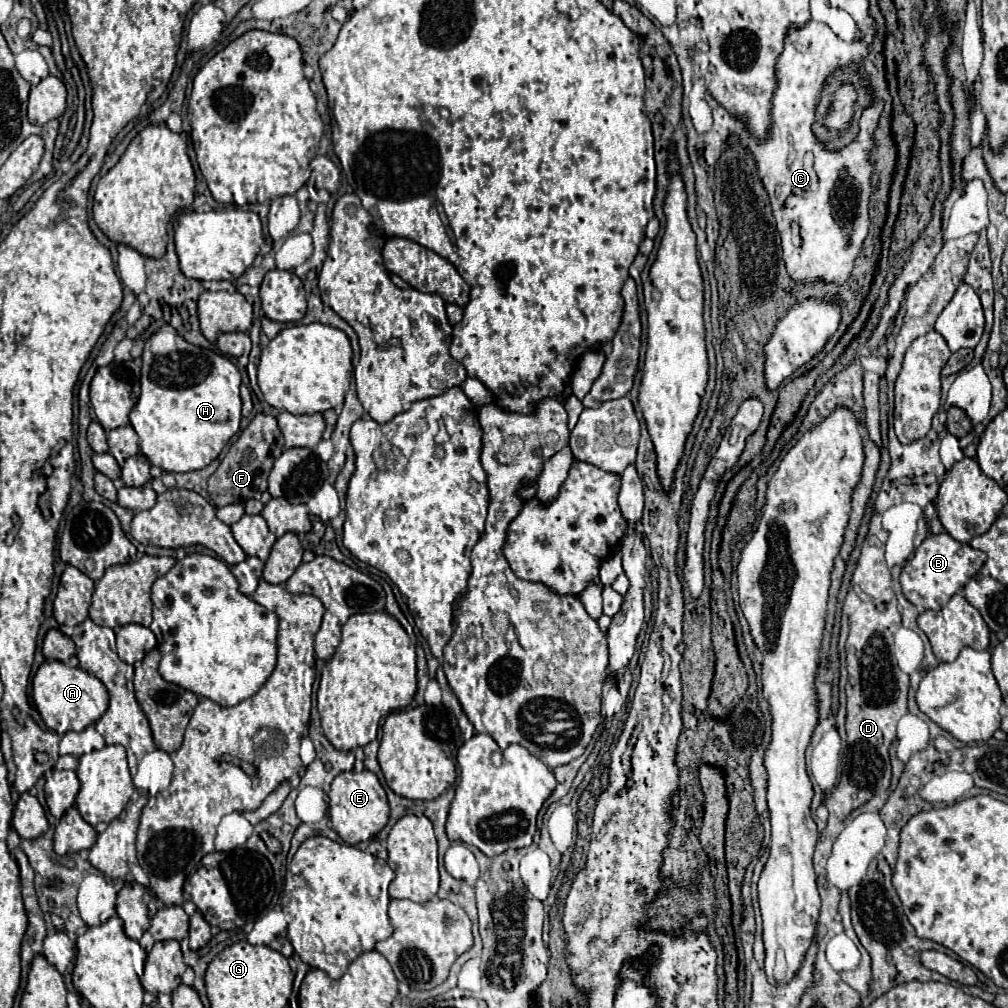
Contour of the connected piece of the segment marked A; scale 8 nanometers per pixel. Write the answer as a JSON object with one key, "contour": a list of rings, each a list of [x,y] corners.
{"contour":[[[44,661],[32,679],[32,701],[48,729],[64,735],[94,725],[108,709],[108,691],[100,679],[62,661]]]}

